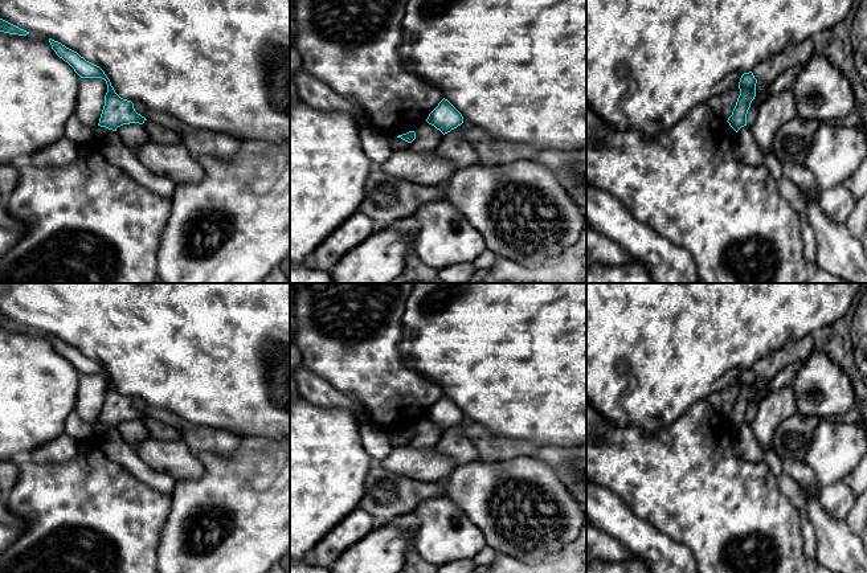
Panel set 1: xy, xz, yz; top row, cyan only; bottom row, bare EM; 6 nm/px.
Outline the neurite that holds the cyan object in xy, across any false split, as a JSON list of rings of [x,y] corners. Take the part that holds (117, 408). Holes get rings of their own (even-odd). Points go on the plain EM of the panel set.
[[[49,335],[49,339],[56,351],[68,359],[81,375],[102,375],[106,377],[107,389],[105,392],[105,402],[98,422],[116,427],[116,425],[123,421],[143,421],[147,417],[135,408],[131,397],[123,396],[115,389],[110,376],[99,363],[86,357],[77,348],[58,337]]]

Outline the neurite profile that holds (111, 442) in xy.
[[[97,422],[94,430],[99,446],[107,458],[124,467],[151,488],[169,498],[172,496],[176,480],[169,474],[156,471],[143,462],[135,450],[123,439],[116,427]]]

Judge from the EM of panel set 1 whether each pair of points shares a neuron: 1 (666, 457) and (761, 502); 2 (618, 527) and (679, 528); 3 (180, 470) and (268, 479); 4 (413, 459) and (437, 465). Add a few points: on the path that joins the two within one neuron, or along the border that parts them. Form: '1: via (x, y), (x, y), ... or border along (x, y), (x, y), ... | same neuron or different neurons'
1: via (690, 481), (714, 502), (737, 502) | same neuron
2: border along (630, 511), (683, 545) | different neurons
3: border along (197, 457), (203, 473), (197, 478), (176, 481) | different neurons
4: via (418, 465), (432, 465) | same neuron

